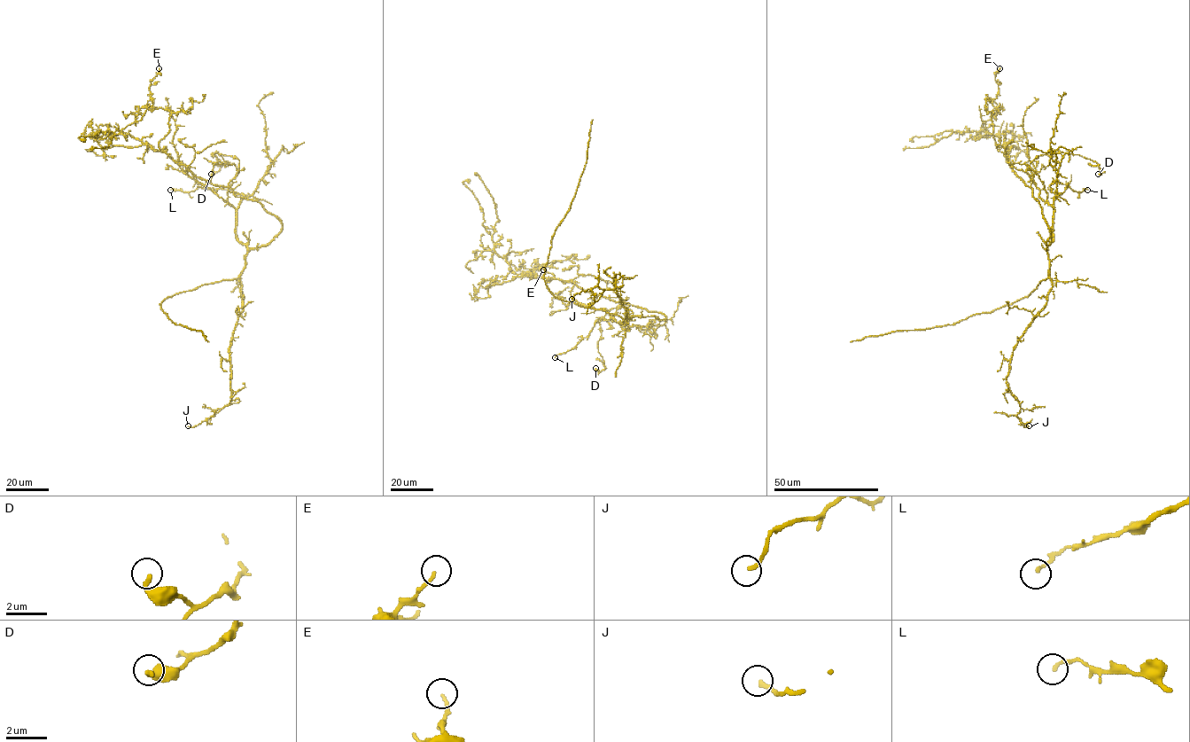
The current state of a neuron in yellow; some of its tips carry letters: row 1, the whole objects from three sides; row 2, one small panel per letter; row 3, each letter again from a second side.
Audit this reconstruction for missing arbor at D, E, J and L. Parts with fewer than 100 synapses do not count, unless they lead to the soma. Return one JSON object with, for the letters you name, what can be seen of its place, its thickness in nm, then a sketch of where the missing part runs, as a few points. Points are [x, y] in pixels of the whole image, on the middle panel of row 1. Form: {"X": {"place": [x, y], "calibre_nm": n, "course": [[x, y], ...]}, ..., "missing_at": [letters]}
{"missing_at": []}

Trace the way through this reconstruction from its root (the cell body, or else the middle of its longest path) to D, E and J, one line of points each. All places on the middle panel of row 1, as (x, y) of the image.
D: (626, 319), (618, 323), (611, 317), (623, 300), (598, 320), (598, 351), (605, 367), (595, 368)
E: (626, 319), (574, 300), (573, 285), (544, 269), (555, 261), (541, 268), (536, 261), (532, 269), (543, 269)
J: (626, 319), (632, 316), (624, 321), (626, 309), (613, 285), (615, 277), (614, 288), (595, 286), (571, 299)

